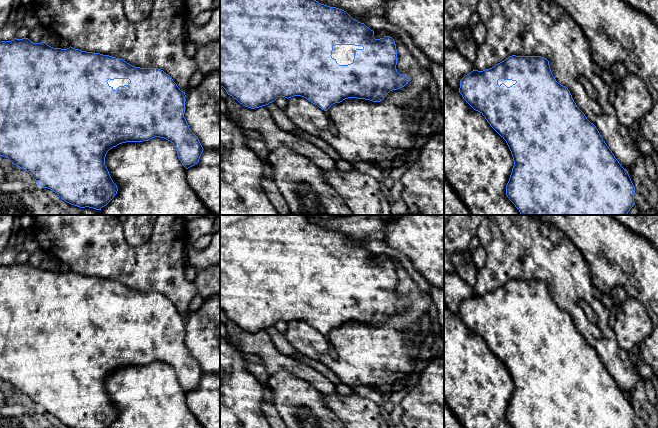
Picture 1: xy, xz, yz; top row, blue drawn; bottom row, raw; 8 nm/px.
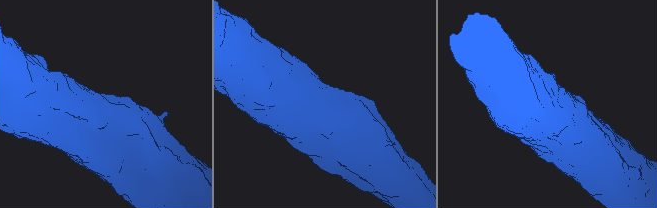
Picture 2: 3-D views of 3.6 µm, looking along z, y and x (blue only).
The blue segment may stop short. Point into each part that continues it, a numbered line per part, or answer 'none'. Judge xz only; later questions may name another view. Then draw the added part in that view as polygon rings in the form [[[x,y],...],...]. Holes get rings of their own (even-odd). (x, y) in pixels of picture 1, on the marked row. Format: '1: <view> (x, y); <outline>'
1: xz (344, 54); [[[335,45],[333,46],[331,56],[339,65],[348,65],[353,63],[356,49],[363,49],[363,47],[355,45]]]

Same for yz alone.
1: yz (508, 83); [[[499,79],[499,80],[498,80],[498,85],[500,86],[502,83],[504,83],[507,87],[510,87],[510,86],[512,86],[513,84],[515,84],[516,81]]]

